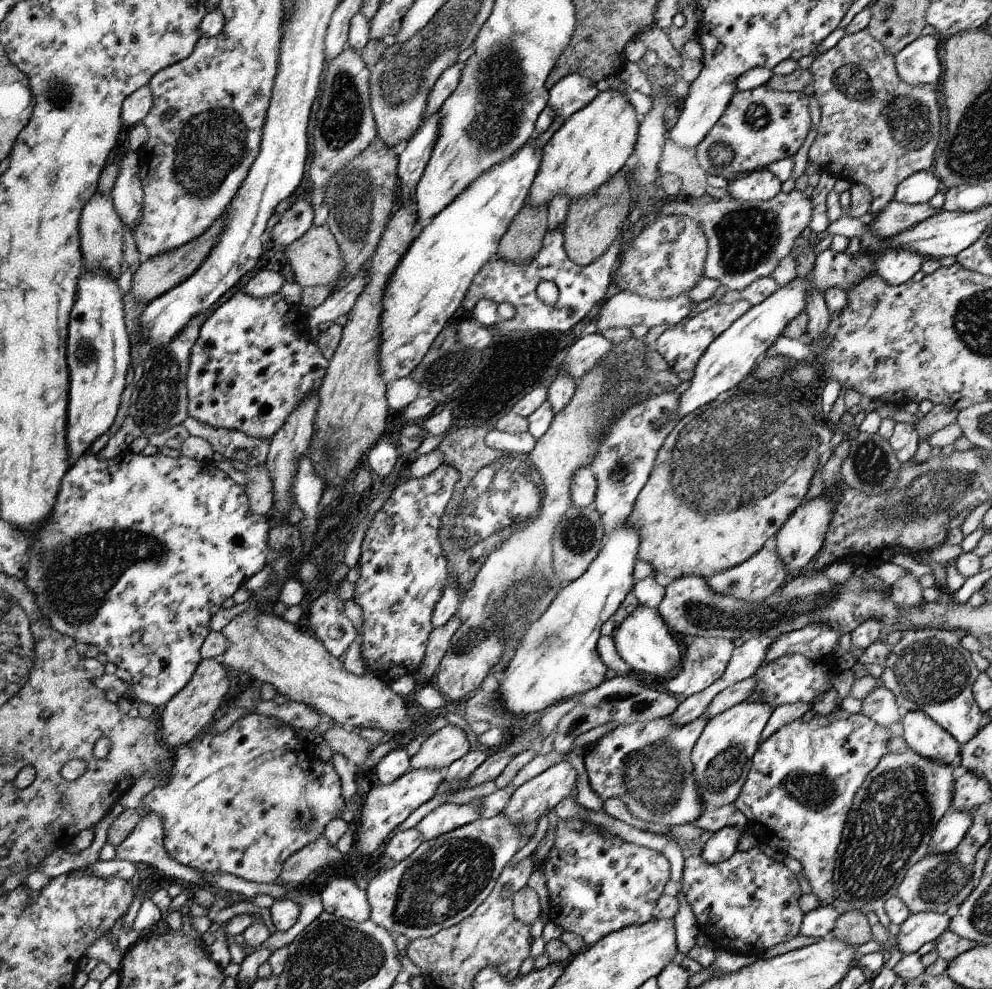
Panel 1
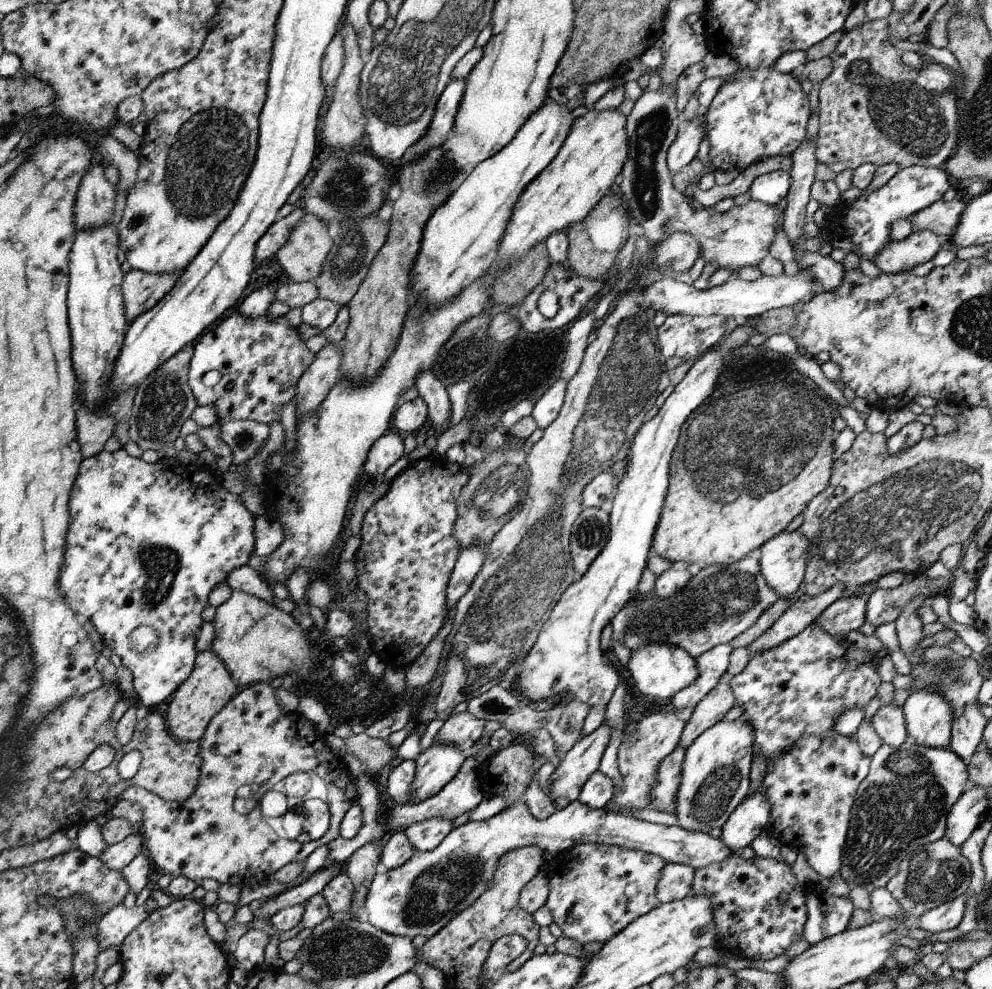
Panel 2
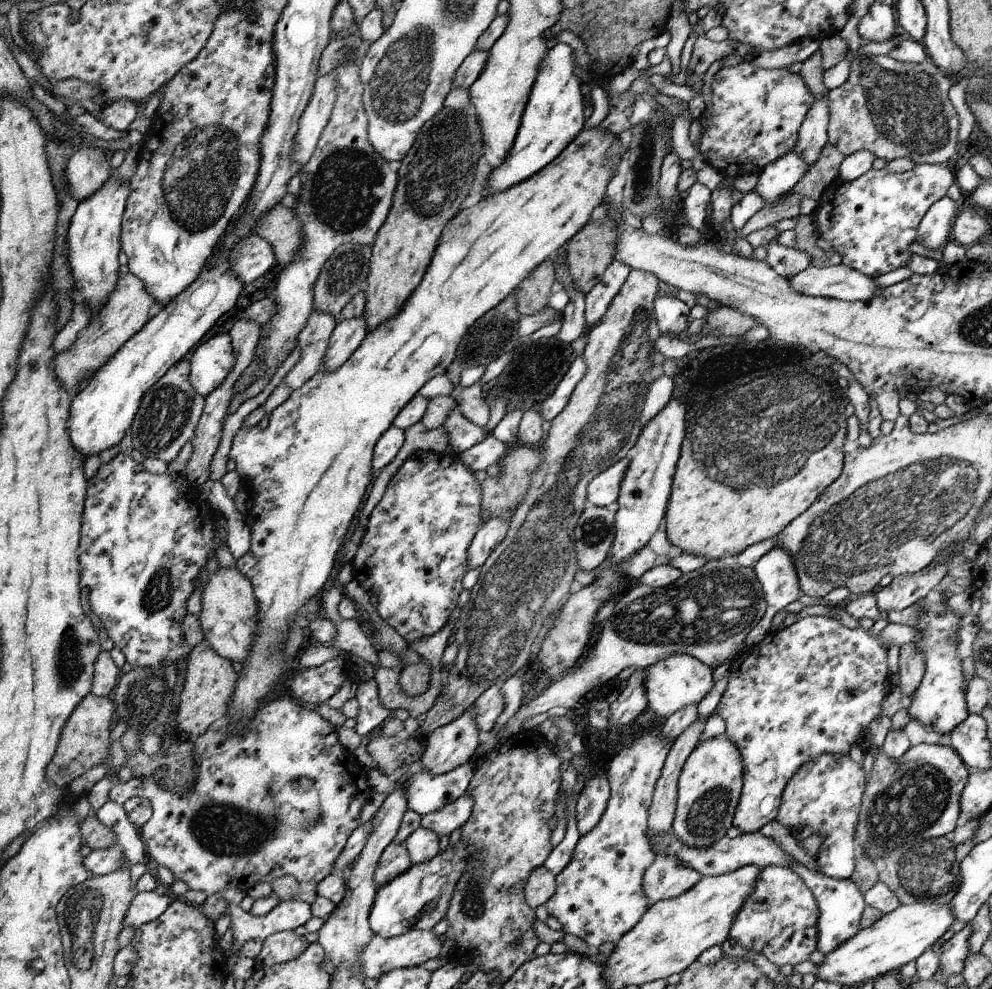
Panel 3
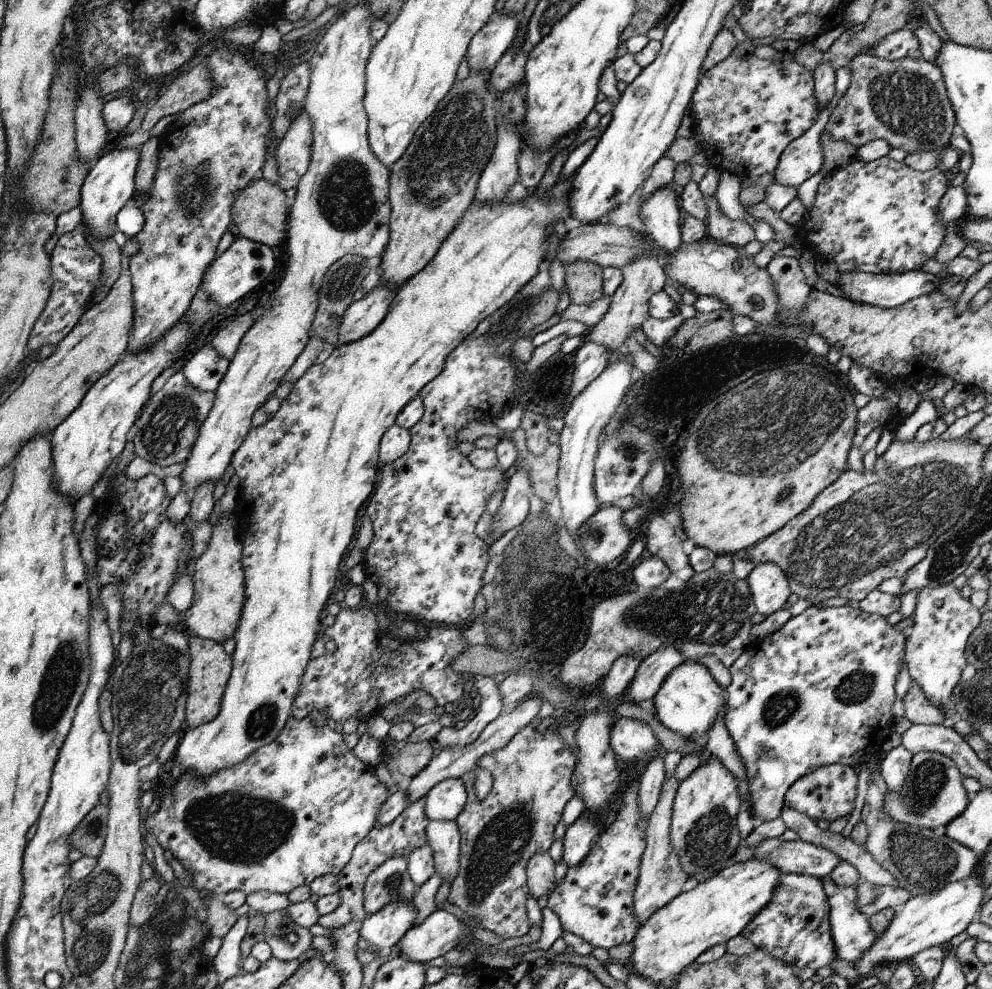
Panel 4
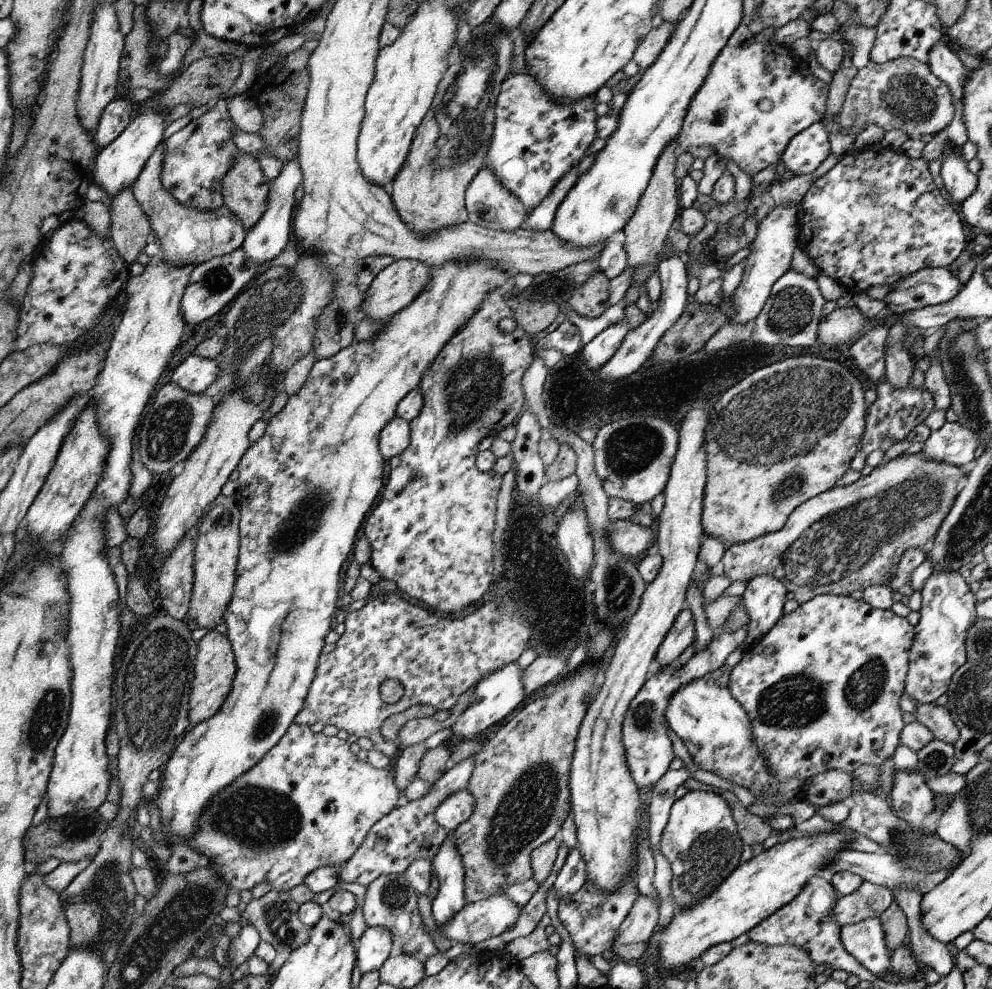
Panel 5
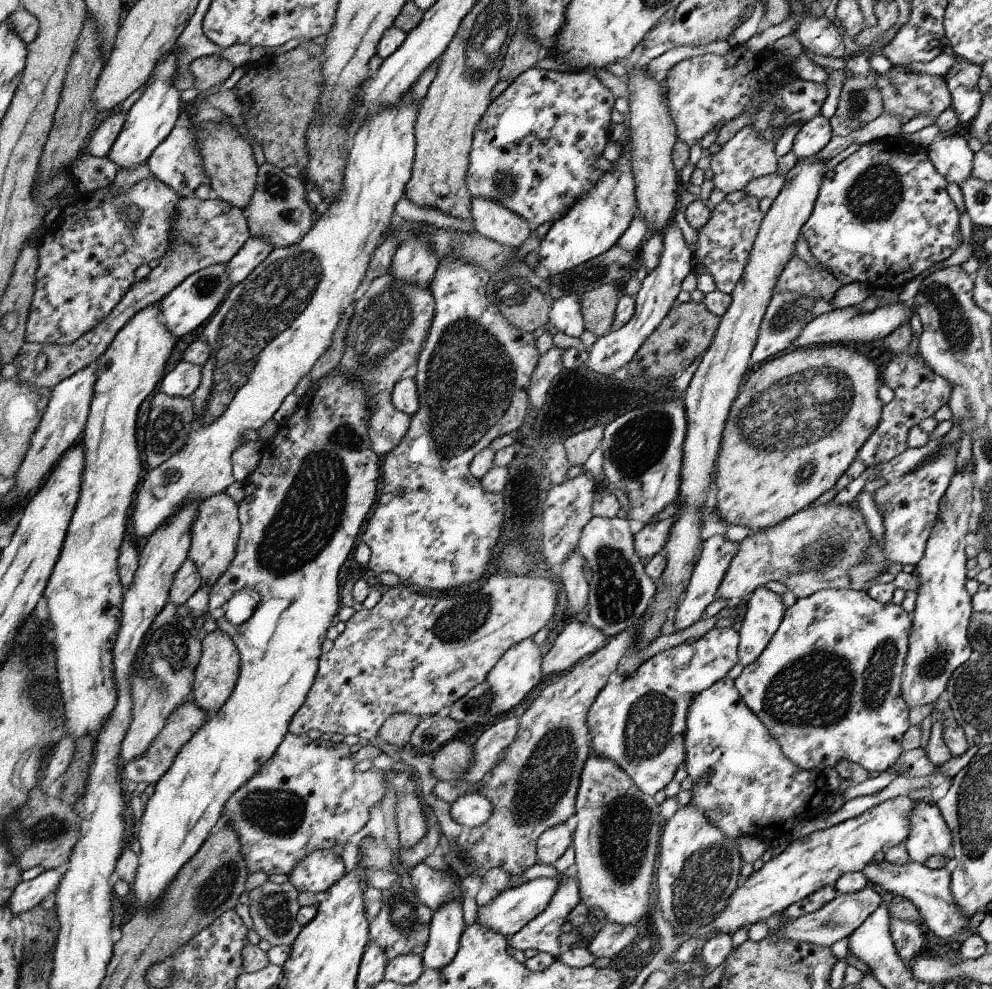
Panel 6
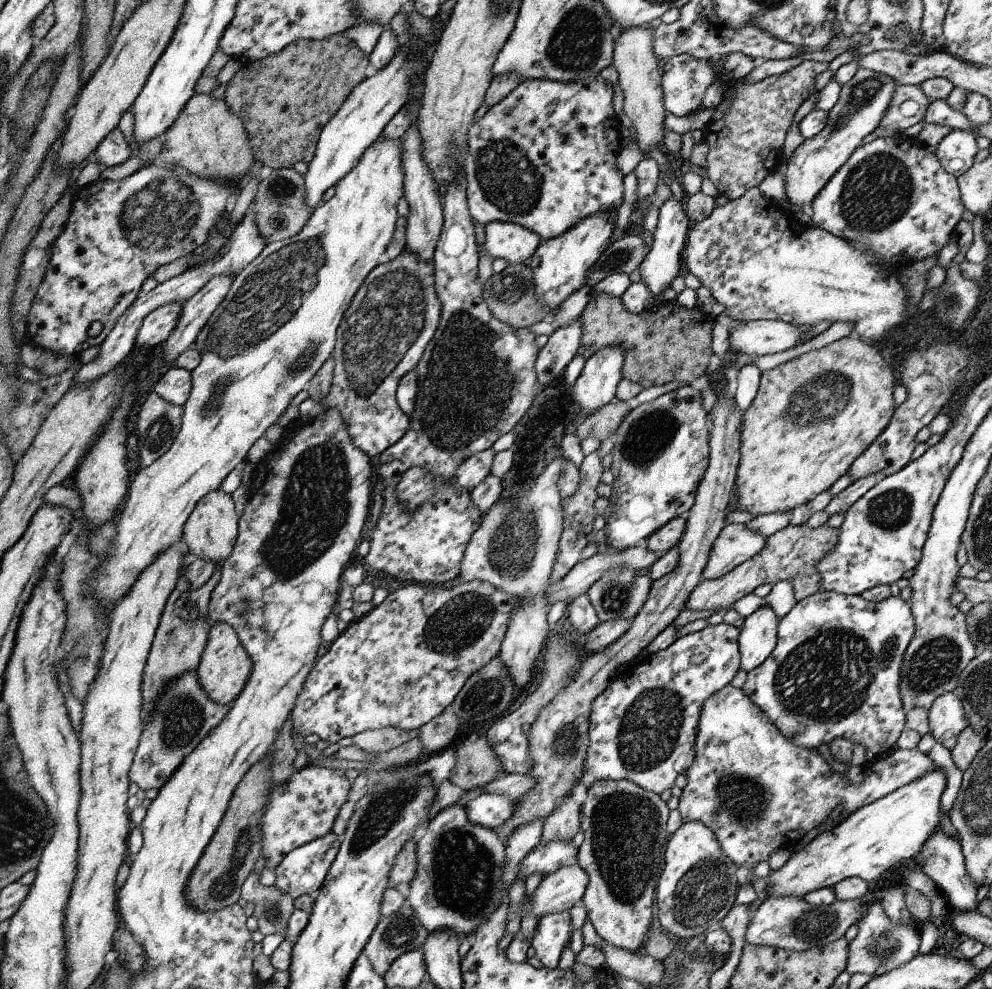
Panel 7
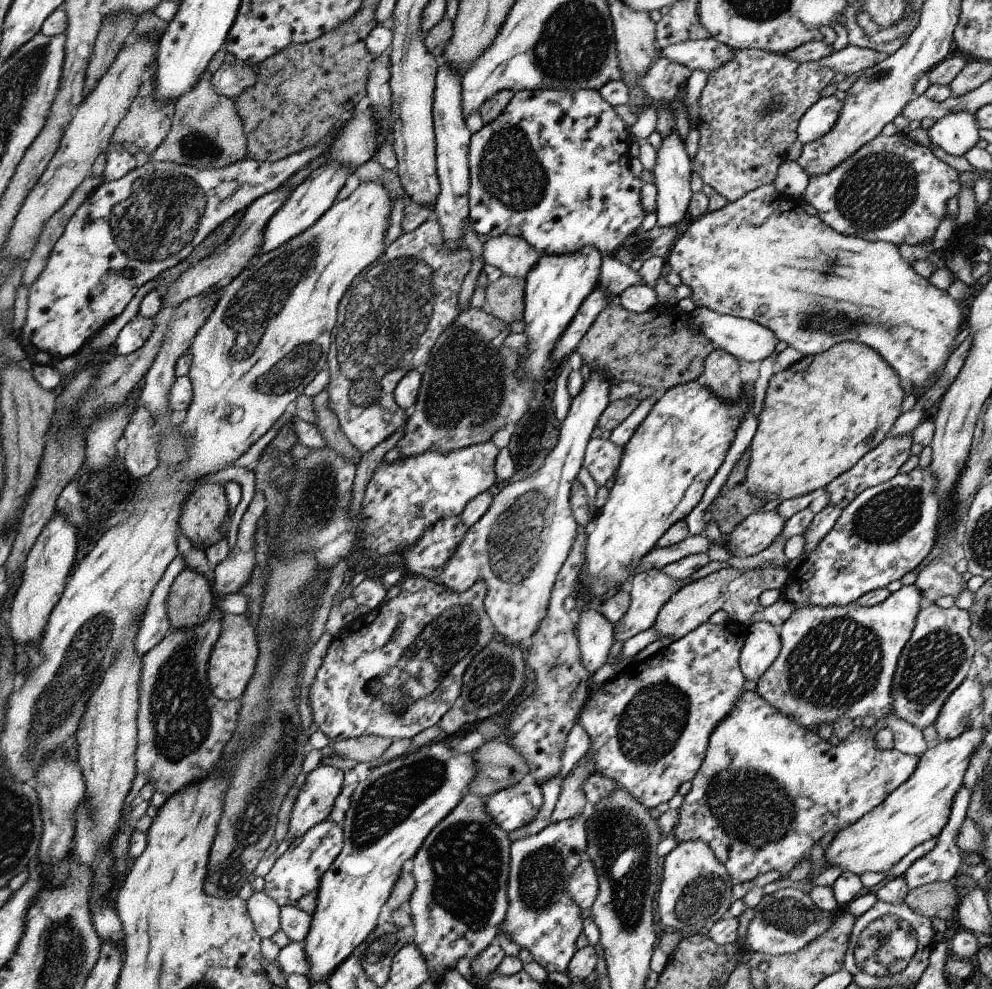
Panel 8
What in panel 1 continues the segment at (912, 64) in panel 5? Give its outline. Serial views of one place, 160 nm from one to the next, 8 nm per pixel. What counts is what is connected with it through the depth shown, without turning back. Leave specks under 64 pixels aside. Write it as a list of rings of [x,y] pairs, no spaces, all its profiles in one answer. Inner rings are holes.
[[[868,28],[858,31],[853,35],[844,35],[843,38],[826,53],[821,54],[813,60],[808,68],[813,77],[812,86],[814,86],[815,97],[821,110],[820,123],[817,128],[817,137],[809,148],[809,162],[816,163],[820,172],[826,172],[833,176],[836,180],[850,180],[853,183],[867,186],[872,193],[872,200],[869,216],[875,217],[892,199],[896,192],[896,187],[909,176],[920,171],[928,171],[932,169],[935,159],[935,153],[941,147],[944,139],[944,108],[941,106],[941,98],[939,96],[939,88],[934,85],[910,86],[902,81],[895,70],[895,57],[886,48],[881,45],[869,32]]]

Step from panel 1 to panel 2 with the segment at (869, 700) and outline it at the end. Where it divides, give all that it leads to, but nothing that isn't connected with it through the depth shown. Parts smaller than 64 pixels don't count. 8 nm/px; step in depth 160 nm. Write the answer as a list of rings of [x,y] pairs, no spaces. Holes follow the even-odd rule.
[[[889,703],[879,707],[872,716],[871,723],[883,742],[894,748],[902,746],[902,743],[908,738],[905,716],[901,706]]]

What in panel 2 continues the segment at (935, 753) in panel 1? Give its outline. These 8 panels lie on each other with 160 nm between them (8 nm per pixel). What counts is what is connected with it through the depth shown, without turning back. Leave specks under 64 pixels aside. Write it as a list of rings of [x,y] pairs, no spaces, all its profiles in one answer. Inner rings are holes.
[[[912,691],[903,705],[908,738],[917,745],[948,749],[954,708],[938,693]]]

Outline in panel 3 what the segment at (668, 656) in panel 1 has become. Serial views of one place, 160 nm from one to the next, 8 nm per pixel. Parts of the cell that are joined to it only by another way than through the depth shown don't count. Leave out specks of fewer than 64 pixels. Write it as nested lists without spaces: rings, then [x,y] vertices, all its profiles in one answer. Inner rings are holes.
[[[678,654],[664,658],[645,670],[644,688],[646,688],[646,696],[648,696],[647,708],[657,716],[666,719],[678,710],[684,709],[684,706],[698,706],[714,686],[713,668],[690,654]]]

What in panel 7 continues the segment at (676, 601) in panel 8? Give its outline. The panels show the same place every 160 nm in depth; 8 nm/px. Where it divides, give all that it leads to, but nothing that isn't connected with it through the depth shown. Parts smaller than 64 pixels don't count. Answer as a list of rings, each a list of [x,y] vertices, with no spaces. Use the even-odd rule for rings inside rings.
[[[805,523],[789,524],[765,539],[765,545],[758,554],[745,560],[728,574],[714,580],[702,580],[687,600],[691,608],[694,610],[726,610],[742,596],[754,592],[754,589],[760,584],[766,583],[775,585],[780,581],[790,581],[797,601],[823,588],[821,585],[823,580],[816,565],[835,548],[839,541],[839,528],[832,528],[828,523],[818,528],[810,528]]]

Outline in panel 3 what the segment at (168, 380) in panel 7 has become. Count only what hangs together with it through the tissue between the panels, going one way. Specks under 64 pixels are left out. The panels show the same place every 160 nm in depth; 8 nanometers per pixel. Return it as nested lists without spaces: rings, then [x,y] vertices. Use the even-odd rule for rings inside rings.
[[[229,333],[218,334],[200,344],[190,358],[189,380],[197,394],[211,394],[235,369],[236,355]]]

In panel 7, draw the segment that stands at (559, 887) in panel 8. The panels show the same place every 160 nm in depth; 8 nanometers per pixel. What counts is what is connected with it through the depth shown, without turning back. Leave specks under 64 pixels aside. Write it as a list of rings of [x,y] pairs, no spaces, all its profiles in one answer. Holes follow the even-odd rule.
[[[550,841],[543,844],[540,842],[530,851],[520,865],[519,875],[526,874],[525,880],[534,872],[543,872],[543,878],[560,867],[564,866],[565,860],[577,856],[577,850],[572,841]],[[569,911],[551,913],[538,919],[531,946],[544,967],[553,969],[559,966],[564,947],[570,944],[570,932],[572,926]]]

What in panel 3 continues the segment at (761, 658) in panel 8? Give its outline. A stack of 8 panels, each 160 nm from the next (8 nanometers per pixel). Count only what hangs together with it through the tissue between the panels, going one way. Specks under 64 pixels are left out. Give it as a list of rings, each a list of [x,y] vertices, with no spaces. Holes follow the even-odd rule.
[[[772,548],[756,562],[753,570],[763,590],[767,608],[762,620],[746,637],[745,645],[751,647],[762,642],[770,632],[774,616],[802,595],[794,562],[784,549]]]

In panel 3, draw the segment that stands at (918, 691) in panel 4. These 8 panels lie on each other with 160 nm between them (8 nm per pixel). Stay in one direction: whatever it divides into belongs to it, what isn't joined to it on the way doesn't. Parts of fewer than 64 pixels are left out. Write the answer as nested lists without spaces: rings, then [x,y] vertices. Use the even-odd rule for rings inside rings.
[[[914,642],[904,644],[899,652],[899,687],[902,696],[907,695],[911,700],[914,692],[920,686],[924,677],[924,654],[918,650]]]

